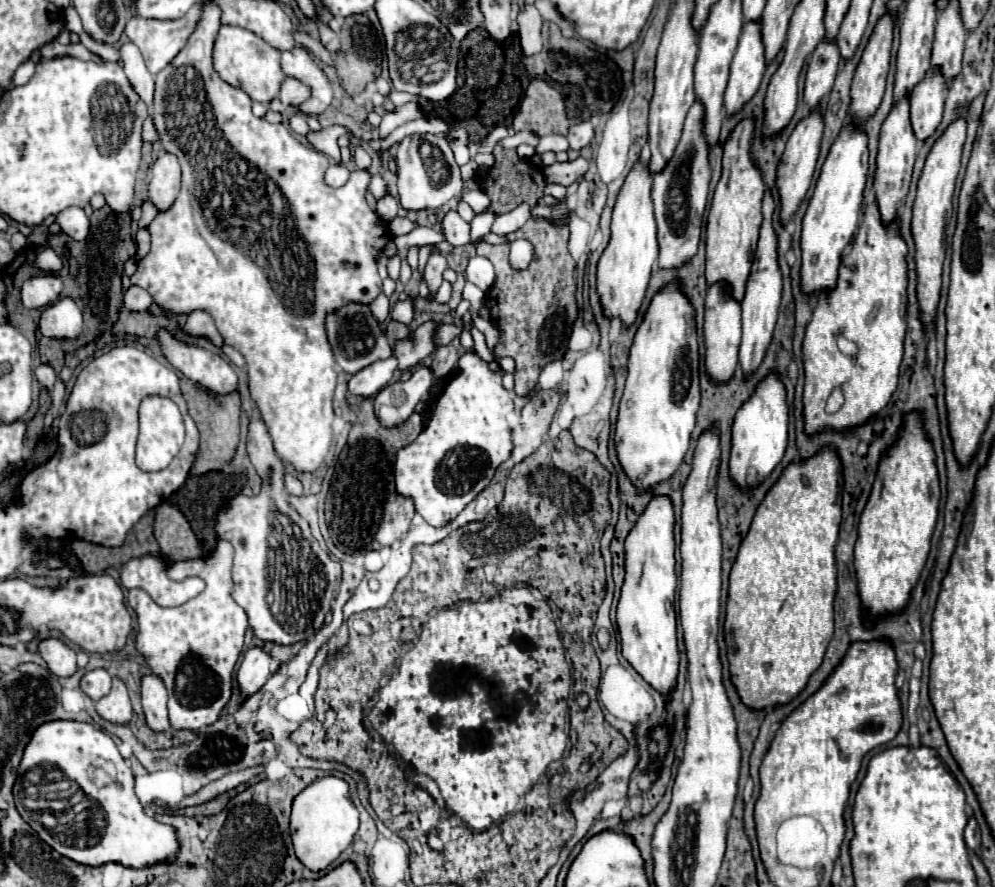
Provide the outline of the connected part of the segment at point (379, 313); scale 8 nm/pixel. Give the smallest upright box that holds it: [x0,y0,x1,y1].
[371,293,389,323]

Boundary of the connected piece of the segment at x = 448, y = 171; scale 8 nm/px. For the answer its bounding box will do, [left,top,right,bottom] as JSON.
[397,135,463,211]

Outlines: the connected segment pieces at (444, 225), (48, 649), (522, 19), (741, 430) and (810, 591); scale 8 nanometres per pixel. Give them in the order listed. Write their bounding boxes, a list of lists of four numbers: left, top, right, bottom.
[[441,211,471,247],[39,637,77,677],[519,5,543,59],[731,373,789,487],[725,447,841,709]]

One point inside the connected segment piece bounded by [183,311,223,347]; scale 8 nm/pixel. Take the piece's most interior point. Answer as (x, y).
(199, 324)

